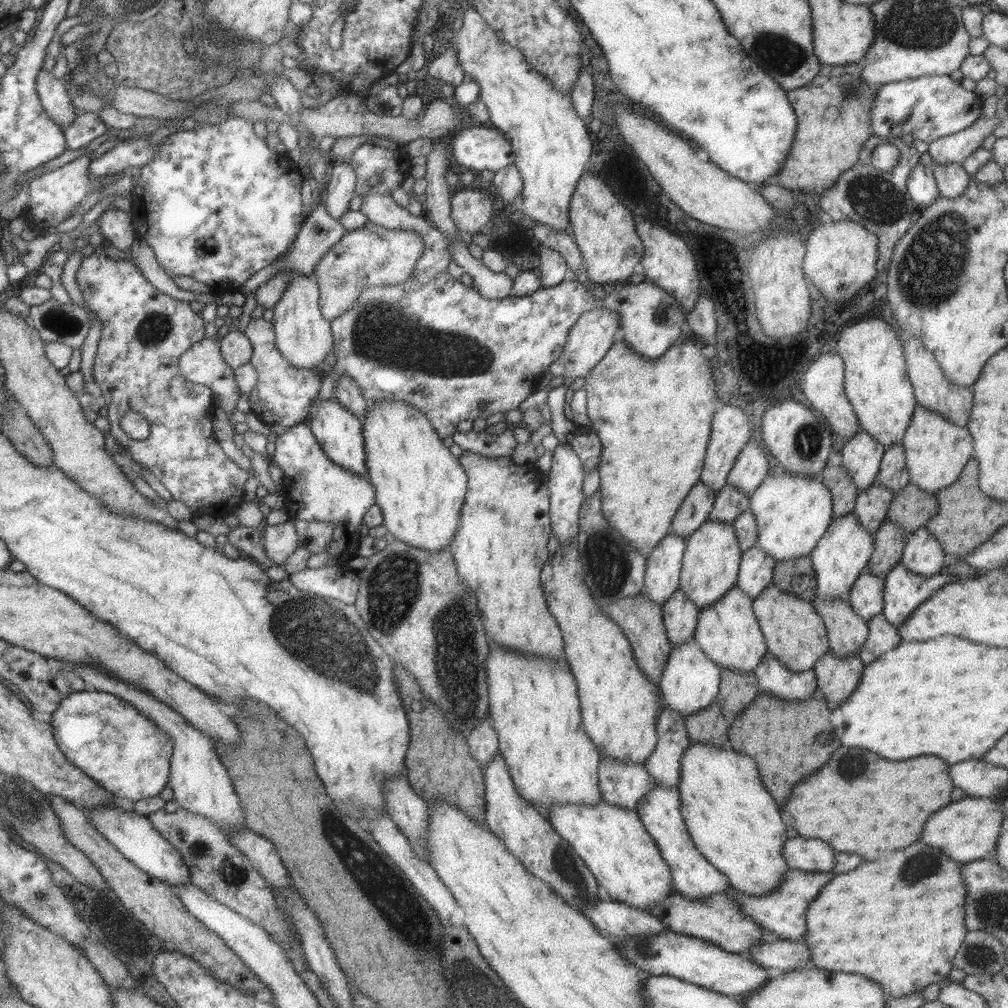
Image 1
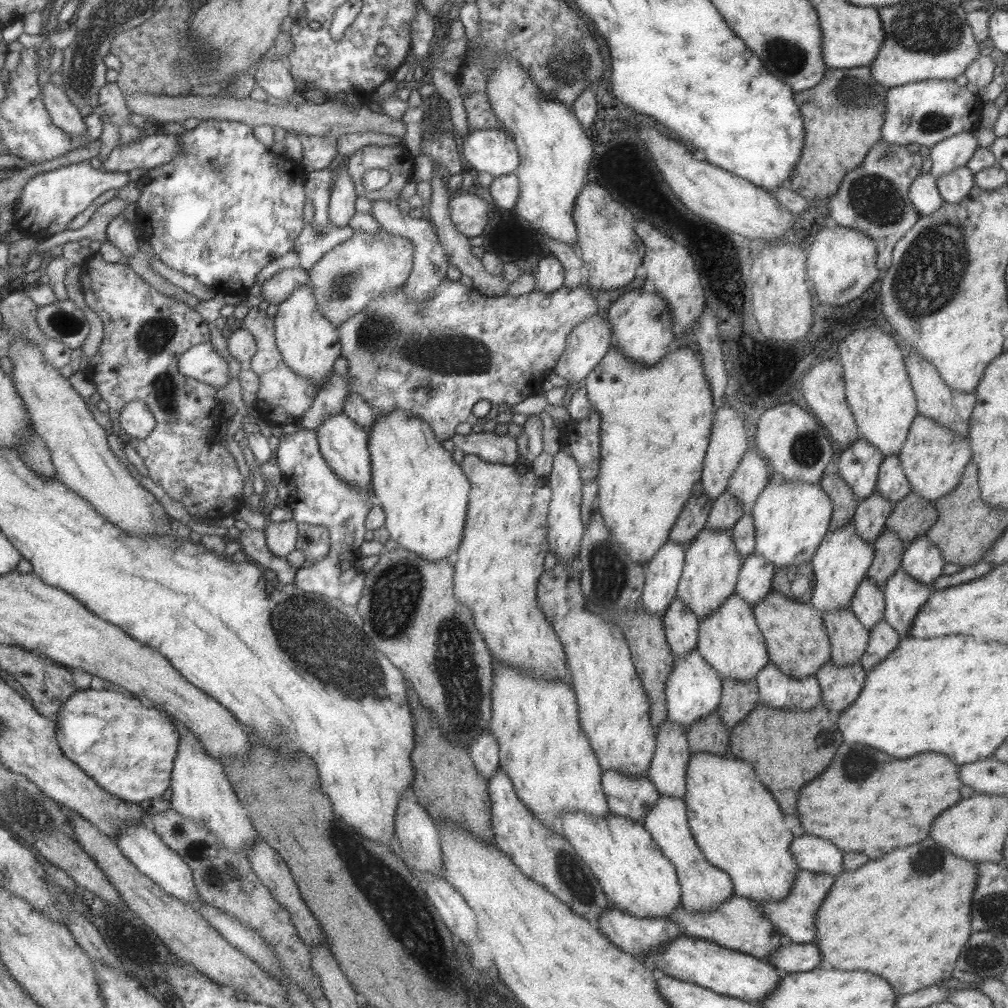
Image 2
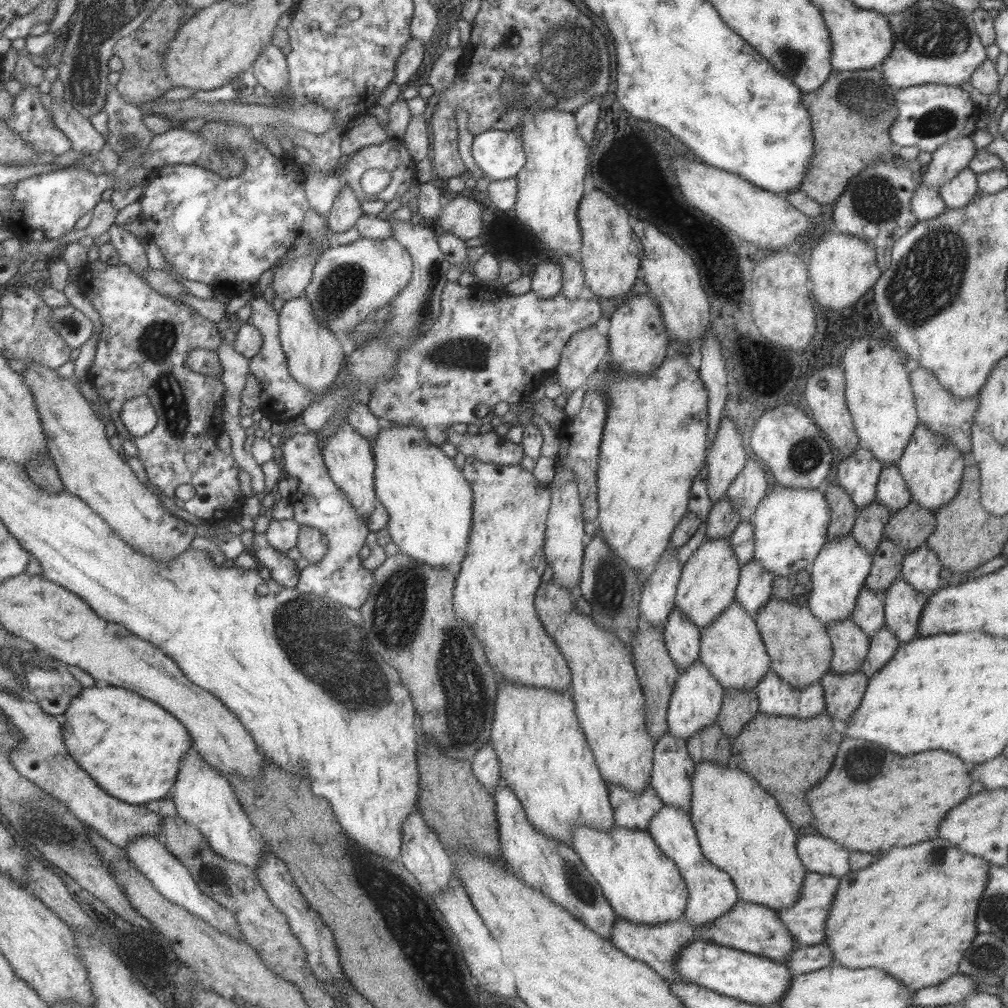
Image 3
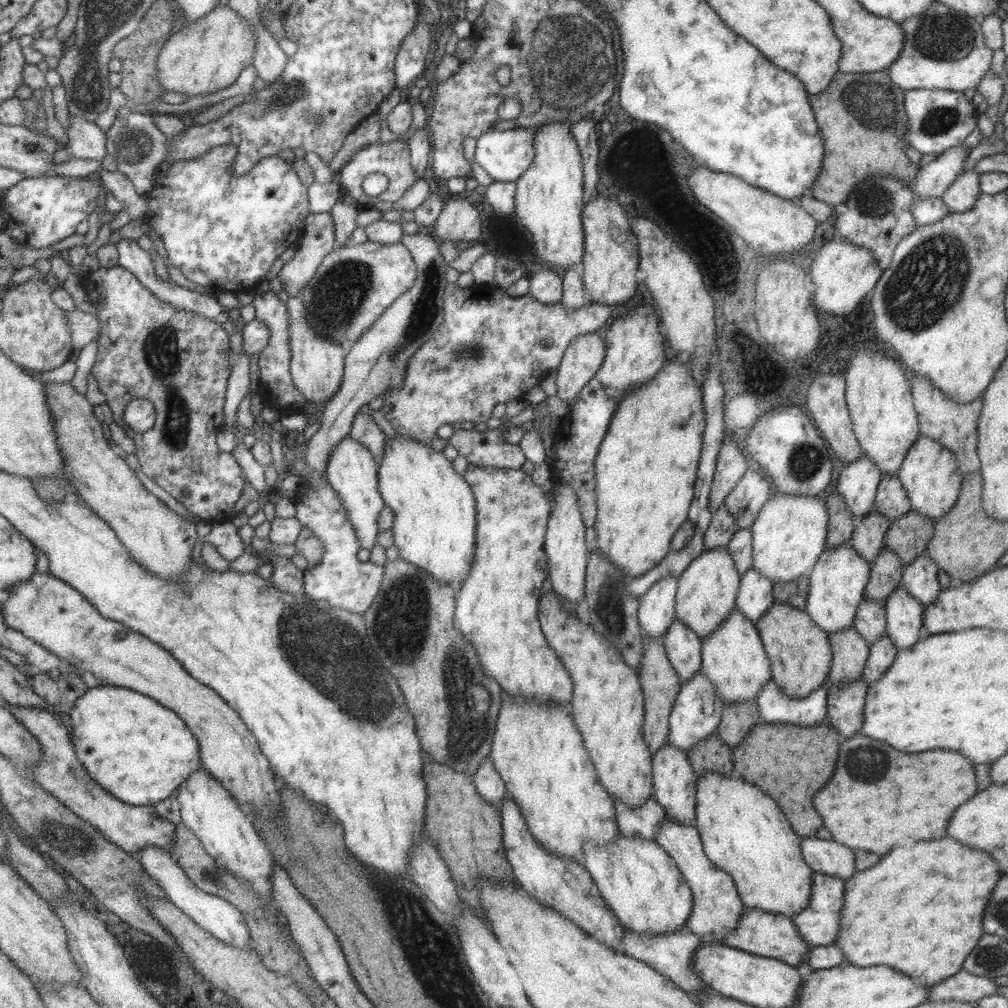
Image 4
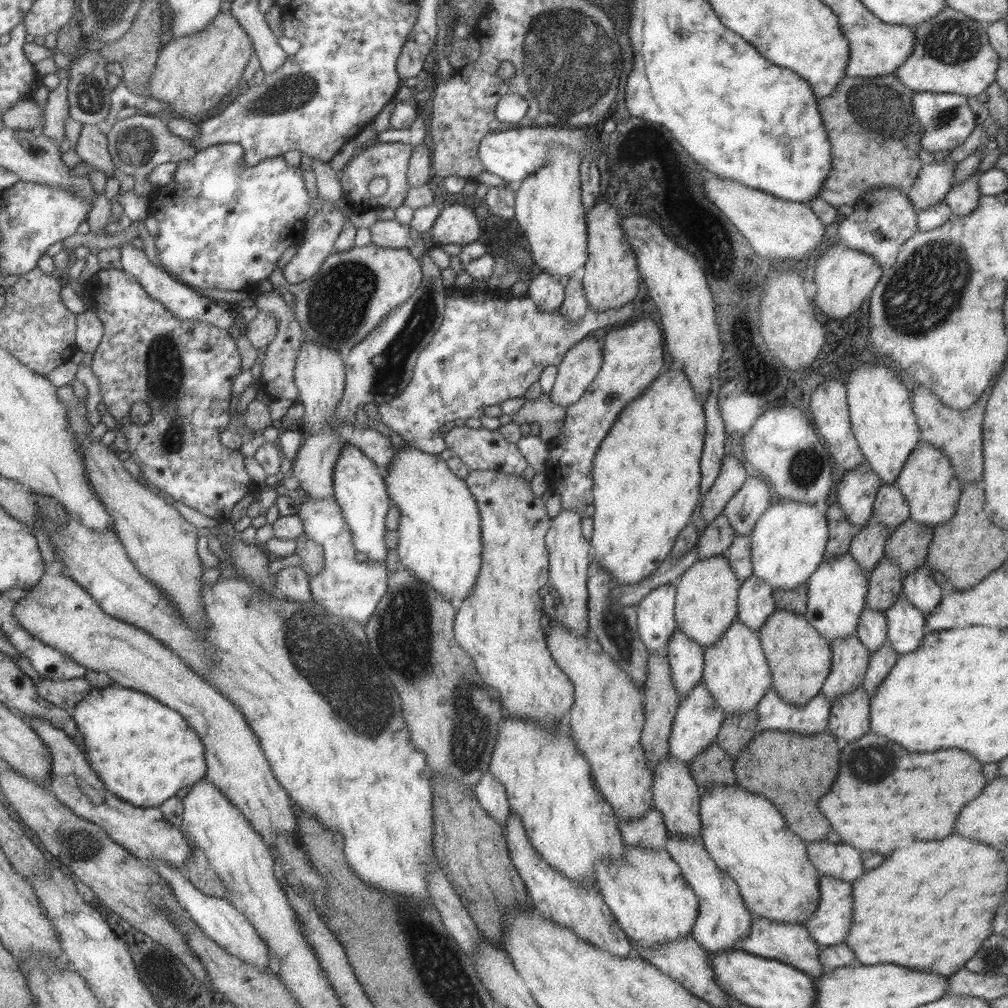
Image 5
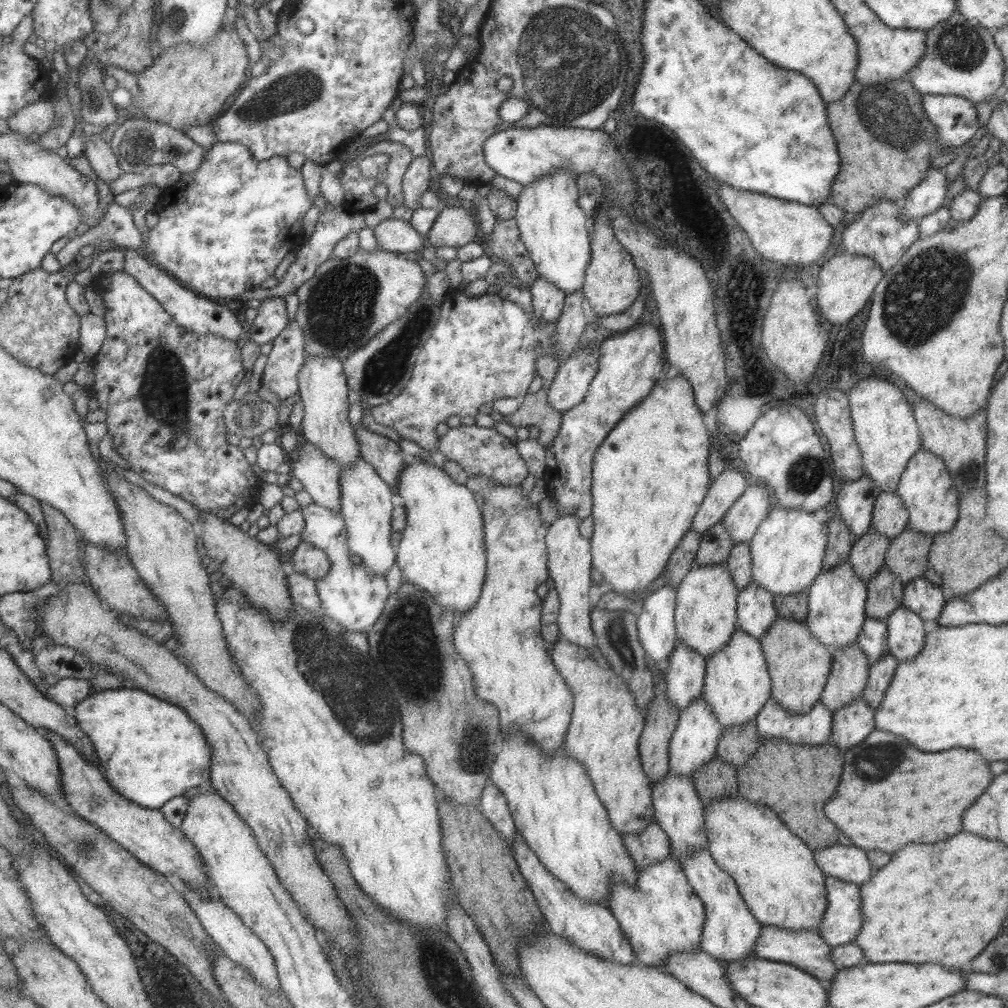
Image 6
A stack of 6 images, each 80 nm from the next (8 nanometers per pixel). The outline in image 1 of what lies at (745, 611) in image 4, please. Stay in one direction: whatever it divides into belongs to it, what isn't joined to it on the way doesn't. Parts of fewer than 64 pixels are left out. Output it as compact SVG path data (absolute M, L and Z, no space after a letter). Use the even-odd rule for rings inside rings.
M756 544L744 550L741 555L736 585L745 594L755 598L772 582L775 560L767 556Z

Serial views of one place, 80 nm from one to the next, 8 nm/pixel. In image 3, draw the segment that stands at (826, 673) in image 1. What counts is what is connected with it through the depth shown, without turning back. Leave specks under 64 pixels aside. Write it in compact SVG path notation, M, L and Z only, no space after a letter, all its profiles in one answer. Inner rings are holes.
M827 669L819 678L825 703L825 713L831 720L845 722L859 706L868 678L860 671L837 674Z

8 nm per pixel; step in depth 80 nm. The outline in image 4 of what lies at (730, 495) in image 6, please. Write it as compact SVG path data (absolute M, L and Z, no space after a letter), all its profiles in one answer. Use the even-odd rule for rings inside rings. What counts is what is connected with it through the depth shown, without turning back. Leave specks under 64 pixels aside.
M723 438L719 454L717 454L717 464L708 494L708 507L711 512L715 512L718 506L723 505L727 494L735 487L735 484L748 469L747 462L739 448L731 444L731 440Z

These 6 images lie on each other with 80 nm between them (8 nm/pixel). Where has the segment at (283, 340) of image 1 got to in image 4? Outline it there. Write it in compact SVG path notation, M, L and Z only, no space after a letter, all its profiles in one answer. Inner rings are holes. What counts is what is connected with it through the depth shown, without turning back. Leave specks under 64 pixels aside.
M297 295L289 297L284 303L288 318L288 345L290 352L288 371L295 388L301 392L307 402L304 410L321 410L339 388L346 353L341 345L314 332L306 321L306 312L302 301L302 298Z

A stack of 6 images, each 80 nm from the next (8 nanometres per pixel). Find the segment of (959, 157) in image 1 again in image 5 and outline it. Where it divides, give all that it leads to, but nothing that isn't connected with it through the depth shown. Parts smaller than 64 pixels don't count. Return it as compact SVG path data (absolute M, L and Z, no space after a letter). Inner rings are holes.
M947 159L946 161L935 161L934 163L920 166L913 184L905 192L909 200L914 204L915 211L944 200L945 193L953 184L955 167L956 162L951 161L951 159Z

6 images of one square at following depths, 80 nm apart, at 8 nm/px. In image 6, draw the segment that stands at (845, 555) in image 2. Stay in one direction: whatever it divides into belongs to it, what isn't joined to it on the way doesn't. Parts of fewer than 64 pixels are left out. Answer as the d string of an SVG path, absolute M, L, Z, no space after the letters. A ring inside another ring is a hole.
M842 561L839 566L817 573L806 593L808 601L804 623L813 638L831 652L855 643L866 617L866 582L858 579L849 562Z

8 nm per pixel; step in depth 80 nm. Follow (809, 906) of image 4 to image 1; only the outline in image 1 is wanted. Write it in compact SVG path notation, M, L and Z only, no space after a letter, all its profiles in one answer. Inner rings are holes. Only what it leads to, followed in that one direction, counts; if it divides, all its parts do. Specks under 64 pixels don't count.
M787 869L782 874L780 883L766 895L753 896L735 890L729 885L724 893L727 897L733 897L739 911L749 917L757 927L765 930L771 937L786 939L789 941L801 941L805 933L805 910L817 898L817 893L829 882L835 874L827 872L807 872L803 870Z

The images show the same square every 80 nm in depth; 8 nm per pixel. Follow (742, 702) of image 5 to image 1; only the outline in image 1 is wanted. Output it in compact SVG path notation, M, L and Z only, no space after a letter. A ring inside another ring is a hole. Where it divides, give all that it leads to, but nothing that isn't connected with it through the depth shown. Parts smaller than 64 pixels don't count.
M736 584L726 590L725 594L722 594L721 598L718 598L714 603L704 606L698 611L692 639L699 645L705 656L708 656L719 668L752 672L761 657L768 652L764 636L752 611L752 598L745 594Z

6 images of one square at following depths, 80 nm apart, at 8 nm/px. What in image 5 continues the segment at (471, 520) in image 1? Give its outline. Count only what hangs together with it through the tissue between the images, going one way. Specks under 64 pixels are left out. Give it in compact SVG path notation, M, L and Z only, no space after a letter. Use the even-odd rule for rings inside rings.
M471 469L464 479L464 482L477 503L480 516L480 539L482 544L480 552L481 568L479 568L475 582L471 585L468 595L465 595L465 598L456 605L453 619L455 642L473 658L473 664L475 664L475 668L477 668L481 680L483 680L482 683L497 690L503 715L515 715L522 719L531 719L538 725L547 725L548 727L556 727L559 725L561 727L561 724L566 724L569 710L573 704L574 686L553 660L547 648L546 640L544 639L545 635L539 627L539 618L541 618L543 610L543 608L541 608L541 598L539 598L539 588L548 582L548 552L544 545L544 536L550 527L551 519L547 516L543 500L537 498L537 496L533 496L533 492L531 492L529 486L530 482L527 481L523 475L507 474L494 470Z

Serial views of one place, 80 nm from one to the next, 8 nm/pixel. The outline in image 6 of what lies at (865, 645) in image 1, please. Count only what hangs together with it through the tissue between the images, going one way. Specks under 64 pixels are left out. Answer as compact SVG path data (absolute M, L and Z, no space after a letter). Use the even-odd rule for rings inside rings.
M887 653L877 658L868 668L867 680L861 695L863 700L867 702L867 706L873 710L881 704L884 690L889 686L889 681L893 676L897 663L898 660L890 653Z

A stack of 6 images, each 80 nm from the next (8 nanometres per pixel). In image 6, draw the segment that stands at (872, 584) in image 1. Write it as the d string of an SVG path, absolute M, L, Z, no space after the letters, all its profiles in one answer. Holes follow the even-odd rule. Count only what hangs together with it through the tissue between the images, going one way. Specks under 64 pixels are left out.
M865 617L856 642L862 653L867 657L870 666L888 652L886 621L871 617Z

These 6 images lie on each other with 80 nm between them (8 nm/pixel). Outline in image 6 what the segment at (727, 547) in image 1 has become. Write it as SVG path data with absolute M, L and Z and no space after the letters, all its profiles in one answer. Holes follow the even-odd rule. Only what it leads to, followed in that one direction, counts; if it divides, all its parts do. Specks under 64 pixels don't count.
M724 562L703 566L695 564L676 586L674 623L679 642L685 643L703 658L722 649L737 628L737 593L738 588Z

